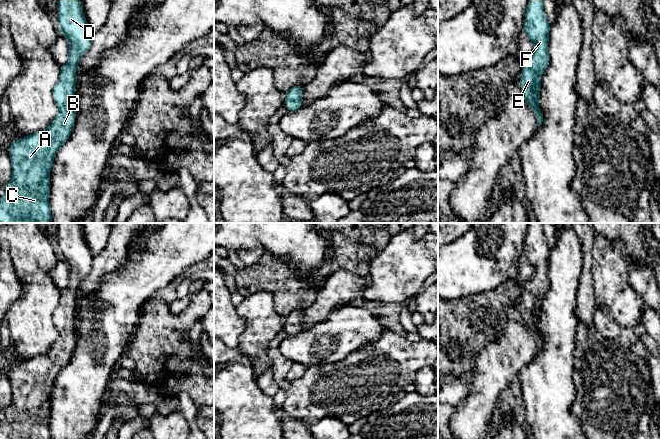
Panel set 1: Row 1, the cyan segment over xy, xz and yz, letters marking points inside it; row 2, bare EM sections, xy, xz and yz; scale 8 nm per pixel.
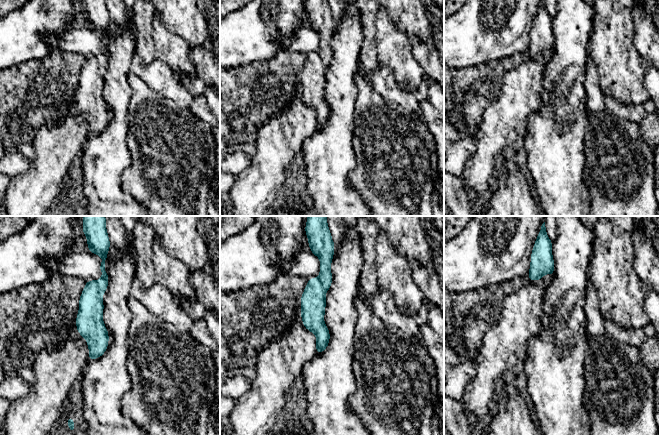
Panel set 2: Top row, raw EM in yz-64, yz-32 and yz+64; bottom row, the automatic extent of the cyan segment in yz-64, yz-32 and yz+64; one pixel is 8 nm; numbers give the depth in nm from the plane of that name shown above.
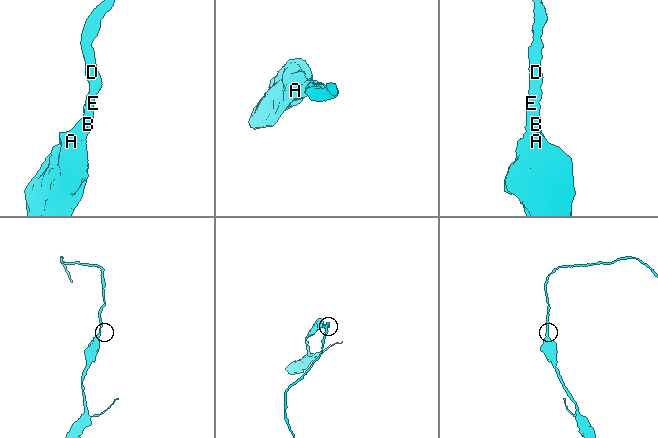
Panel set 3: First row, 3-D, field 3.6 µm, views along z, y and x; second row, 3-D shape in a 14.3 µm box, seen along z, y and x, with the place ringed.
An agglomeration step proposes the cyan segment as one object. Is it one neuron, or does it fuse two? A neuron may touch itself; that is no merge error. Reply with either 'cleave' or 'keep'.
keep

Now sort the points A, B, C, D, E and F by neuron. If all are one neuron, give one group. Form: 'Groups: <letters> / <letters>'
Groups: A B C D E F

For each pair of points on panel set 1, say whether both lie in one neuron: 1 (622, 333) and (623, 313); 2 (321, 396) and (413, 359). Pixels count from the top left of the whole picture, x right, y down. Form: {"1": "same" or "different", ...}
{"1": "different", "2": "same"}

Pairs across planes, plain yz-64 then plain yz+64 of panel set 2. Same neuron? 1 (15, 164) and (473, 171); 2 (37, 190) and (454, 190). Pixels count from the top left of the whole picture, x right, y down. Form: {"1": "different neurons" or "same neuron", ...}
{"1": "different neurons", "2": "different neurons"}

